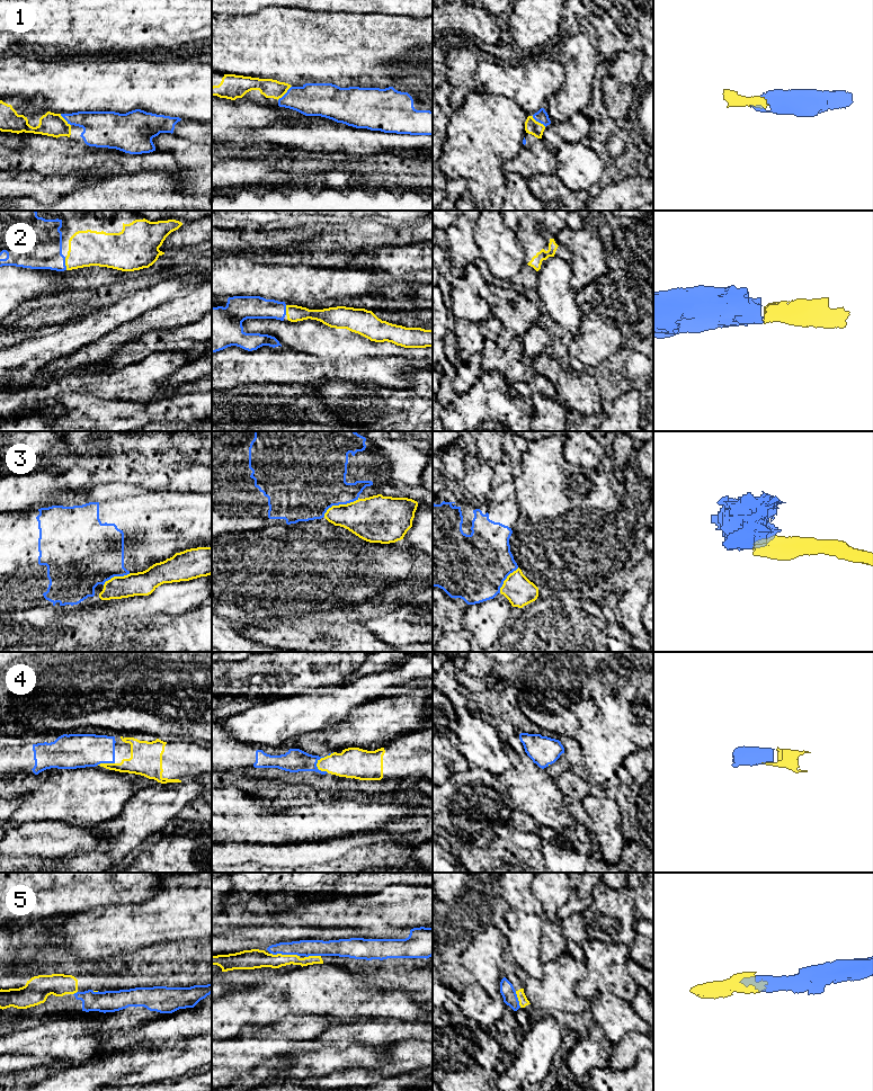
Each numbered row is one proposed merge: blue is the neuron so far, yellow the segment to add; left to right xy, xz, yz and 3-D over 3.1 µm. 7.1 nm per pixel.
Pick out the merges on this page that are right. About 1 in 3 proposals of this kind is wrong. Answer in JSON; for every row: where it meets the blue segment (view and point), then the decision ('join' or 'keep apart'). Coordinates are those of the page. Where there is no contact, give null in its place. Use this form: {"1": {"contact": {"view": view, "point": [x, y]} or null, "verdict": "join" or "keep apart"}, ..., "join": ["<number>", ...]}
{"1": {"contact": {"view": "xz", "point": [285, 94]}, "verdict": "join"}, "2": {"contact": {"view": "xy", "point": [64, 264]}, "verdict": "join"}, "3": {"contact": {"view": "xz", "point": [339, 503]}, "verdict": "keep apart"}, "4": {"contact": {"view": "xz", "point": [321, 757]}, "verdict": "join"}, "5": {"contact": {"view": "xz", "point": [285, 954]}, "verdict": "join"}, "join": ["1", "2", "4", "5"]}

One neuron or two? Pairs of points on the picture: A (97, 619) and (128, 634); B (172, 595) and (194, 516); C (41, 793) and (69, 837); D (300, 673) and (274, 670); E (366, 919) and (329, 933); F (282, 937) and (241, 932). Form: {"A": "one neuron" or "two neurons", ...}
{"A": "two neurons", "B": "two neurons", "C": "two neurons", "D": "one neuron", "E": "two neurons", "F": "one neuron"}

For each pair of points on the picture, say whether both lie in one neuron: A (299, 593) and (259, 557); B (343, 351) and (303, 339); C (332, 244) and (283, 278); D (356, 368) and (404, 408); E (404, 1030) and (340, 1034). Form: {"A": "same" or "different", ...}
{"A": "same", "B": "same", "C": "different", "D": "different", "E": "same"}

